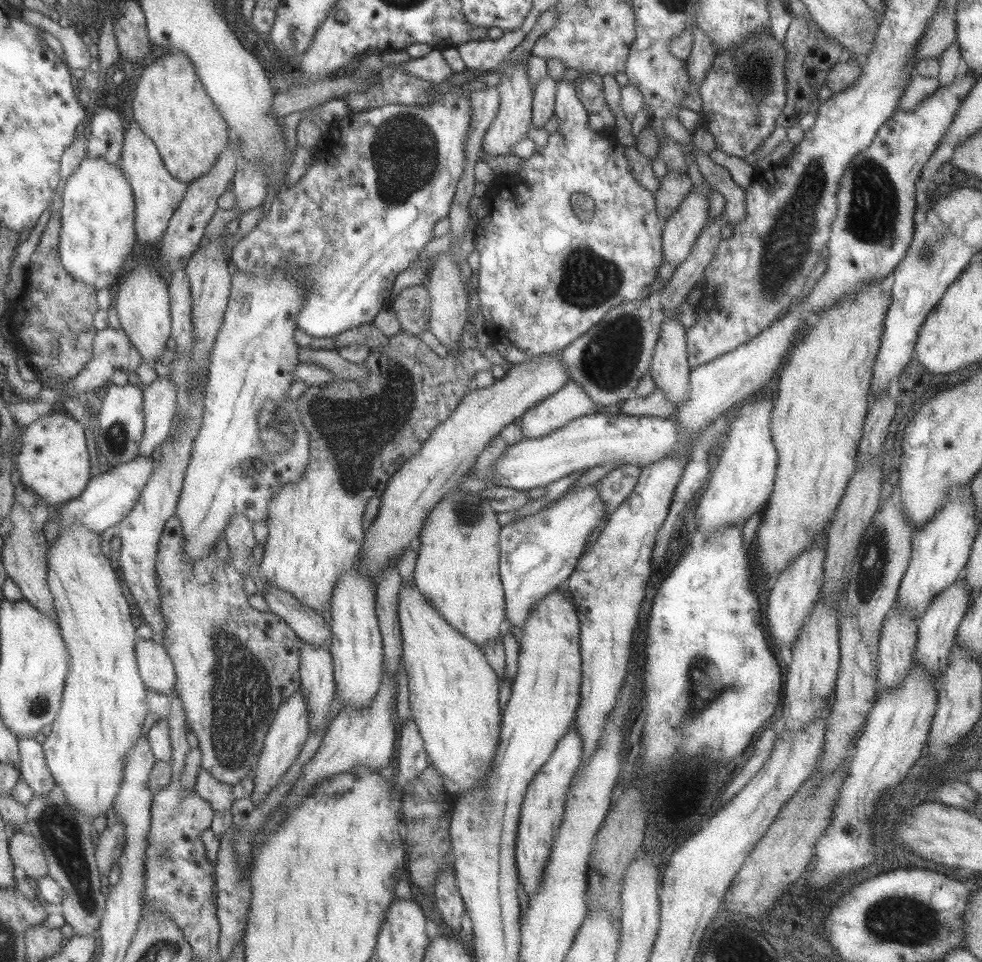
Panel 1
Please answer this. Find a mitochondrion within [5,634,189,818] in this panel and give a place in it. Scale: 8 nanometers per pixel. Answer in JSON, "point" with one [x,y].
{"point":[39,704]}

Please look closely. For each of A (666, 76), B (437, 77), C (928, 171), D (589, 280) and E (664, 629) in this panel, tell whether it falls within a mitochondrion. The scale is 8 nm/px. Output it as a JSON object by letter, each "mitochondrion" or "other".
{"A":"other","B":"other","C":"other","D":"mitochondrion","E":"mitochondrion"}

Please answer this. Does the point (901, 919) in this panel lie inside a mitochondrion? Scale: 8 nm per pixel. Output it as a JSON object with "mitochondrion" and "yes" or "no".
{"mitochondrion":"yes"}

